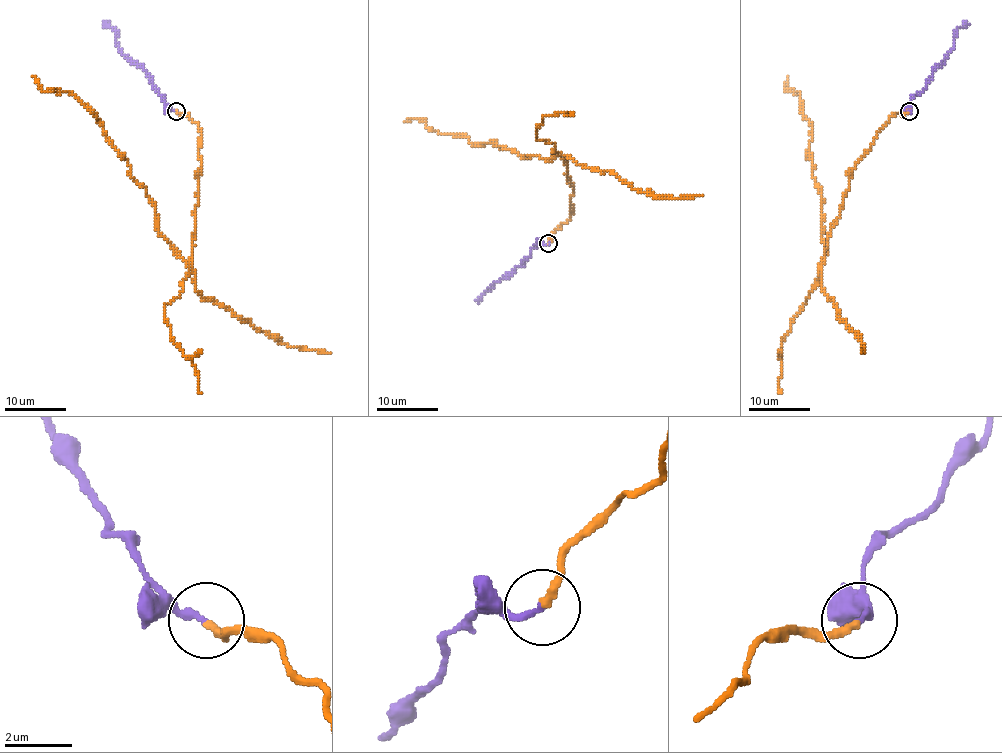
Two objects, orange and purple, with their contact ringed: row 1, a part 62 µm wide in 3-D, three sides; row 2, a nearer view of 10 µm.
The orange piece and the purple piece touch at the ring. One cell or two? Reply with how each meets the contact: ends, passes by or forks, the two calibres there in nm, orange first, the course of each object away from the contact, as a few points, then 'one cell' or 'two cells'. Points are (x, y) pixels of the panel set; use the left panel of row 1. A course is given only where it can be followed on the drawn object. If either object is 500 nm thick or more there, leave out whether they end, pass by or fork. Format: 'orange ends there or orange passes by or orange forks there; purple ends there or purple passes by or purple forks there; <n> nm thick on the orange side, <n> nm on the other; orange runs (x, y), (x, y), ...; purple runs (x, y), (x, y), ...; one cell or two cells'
orange ends there; purple ends there; 240 nm thick on the orange side, 200 nm on the other; orange runs (176, 111), (201, 132), (188, 266), (158, 229), (154, 203), (102, 123), (68, 92), (42, 89), (33, 75); purple runs (176, 111), (147, 77), (147, 71), (121, 51), (116, 31), (102, 23); one cell

